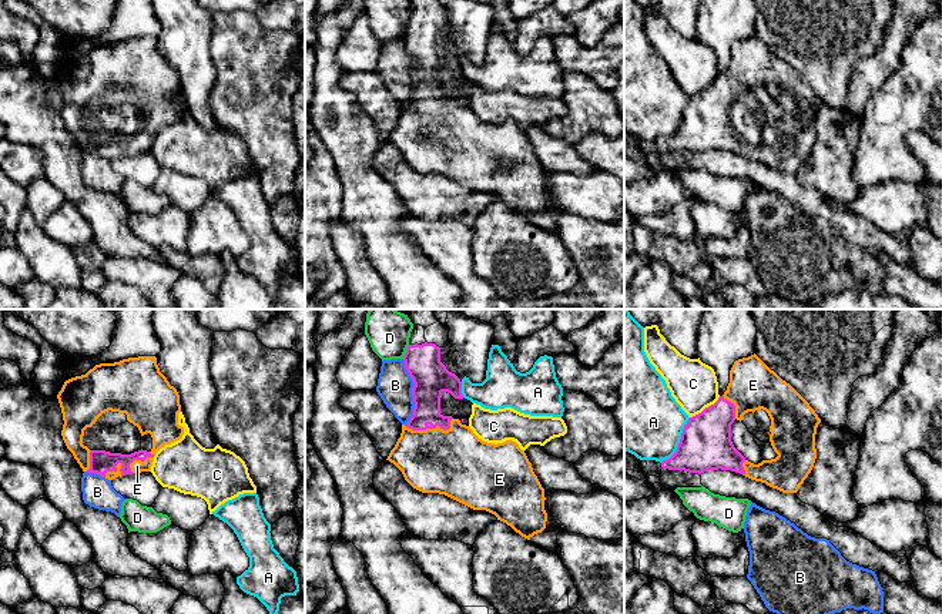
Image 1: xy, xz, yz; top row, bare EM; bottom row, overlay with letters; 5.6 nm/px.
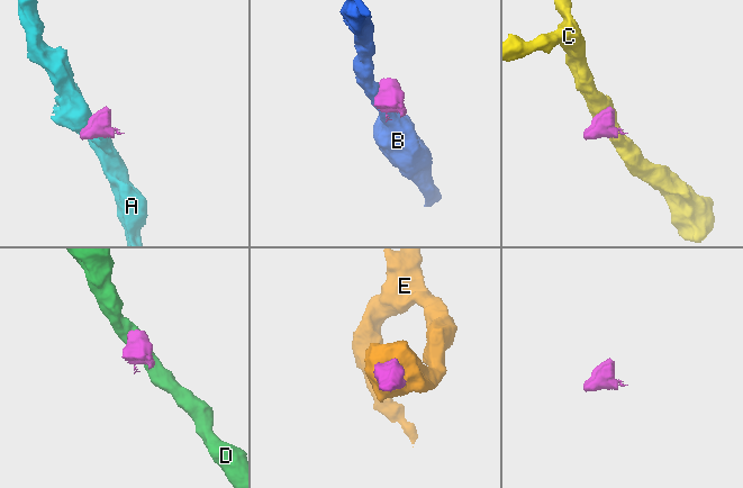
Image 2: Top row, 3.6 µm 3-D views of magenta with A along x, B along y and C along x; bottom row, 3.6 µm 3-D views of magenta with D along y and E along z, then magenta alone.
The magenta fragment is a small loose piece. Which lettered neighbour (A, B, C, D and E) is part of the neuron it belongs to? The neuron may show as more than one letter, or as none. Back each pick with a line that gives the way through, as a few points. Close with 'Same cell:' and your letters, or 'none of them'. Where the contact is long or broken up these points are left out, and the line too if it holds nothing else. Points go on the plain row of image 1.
Same cell: E

